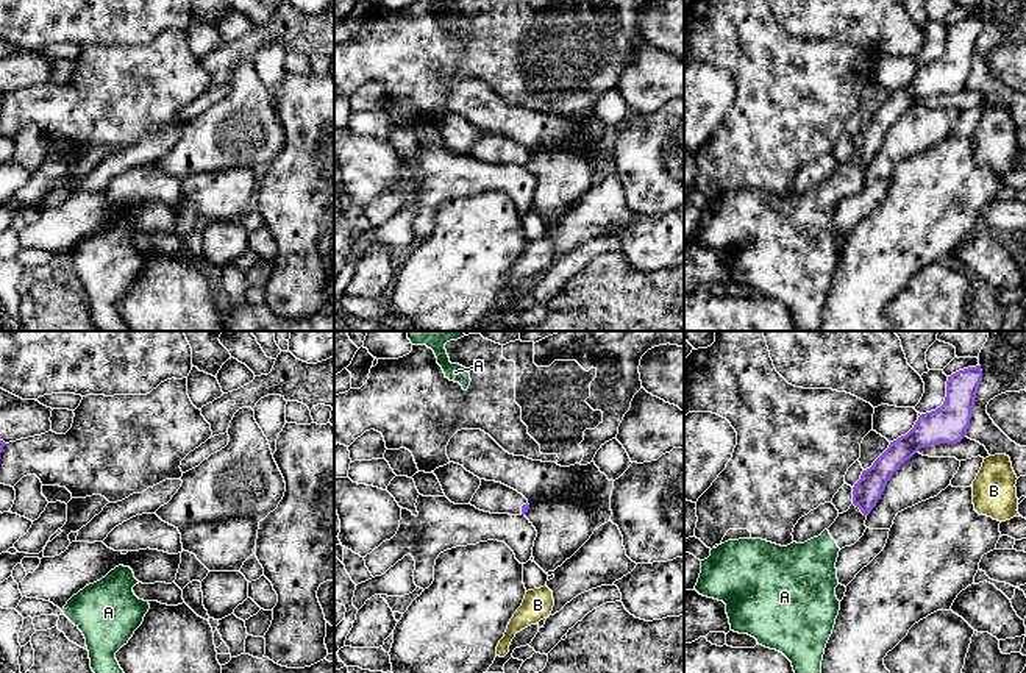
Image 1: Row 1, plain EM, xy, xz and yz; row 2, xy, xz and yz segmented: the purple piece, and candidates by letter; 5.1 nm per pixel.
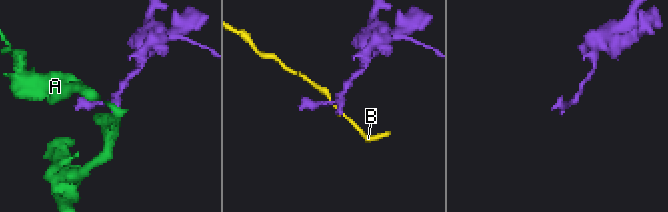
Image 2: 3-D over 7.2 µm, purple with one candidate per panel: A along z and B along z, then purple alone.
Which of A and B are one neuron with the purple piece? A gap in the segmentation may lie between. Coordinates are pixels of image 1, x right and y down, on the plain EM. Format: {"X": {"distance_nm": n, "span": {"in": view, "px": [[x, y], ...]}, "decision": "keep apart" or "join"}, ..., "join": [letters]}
{"A": {"distance_nm": 190, "span": {"in": "yz", "px": [[853, 153], [826, 180]]}, "decision": "join"}, "B": {"distance_nm": 160, "span": {"in": "yz", "px": [[964, 86], [986, 108]]}, "decision": "keep apart"}, "join": ["A"]}

